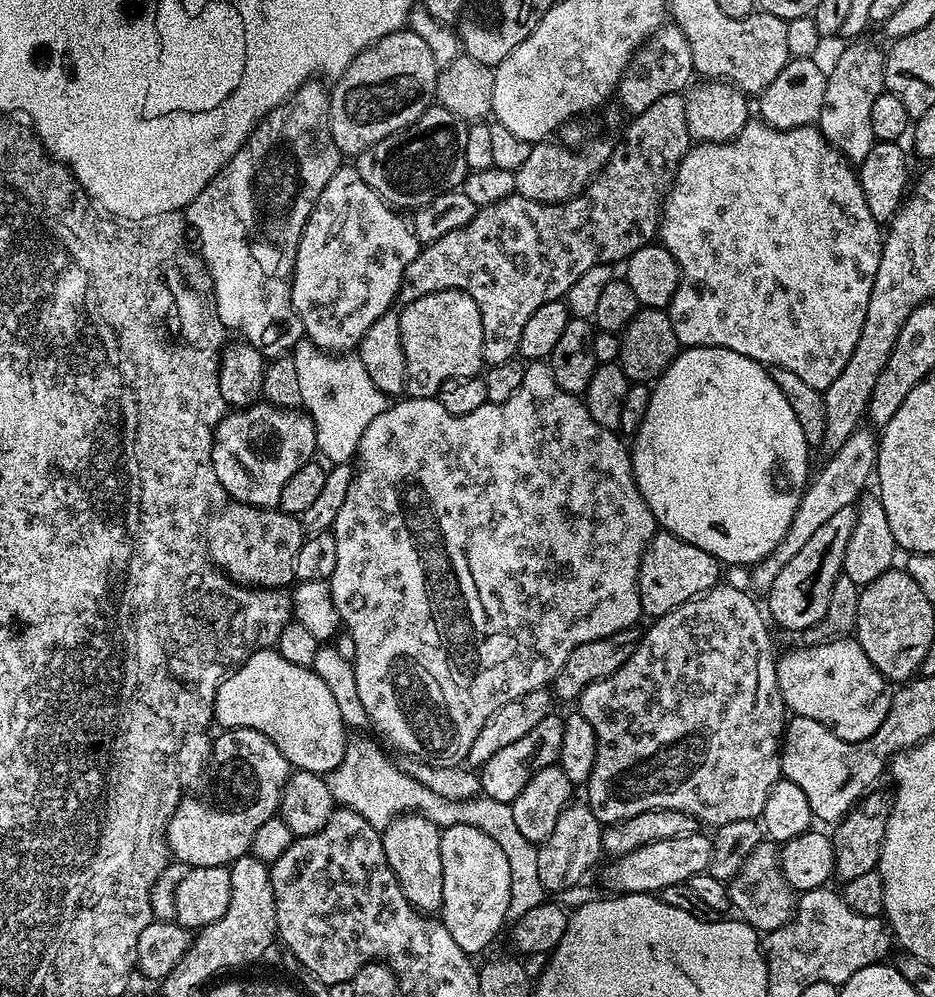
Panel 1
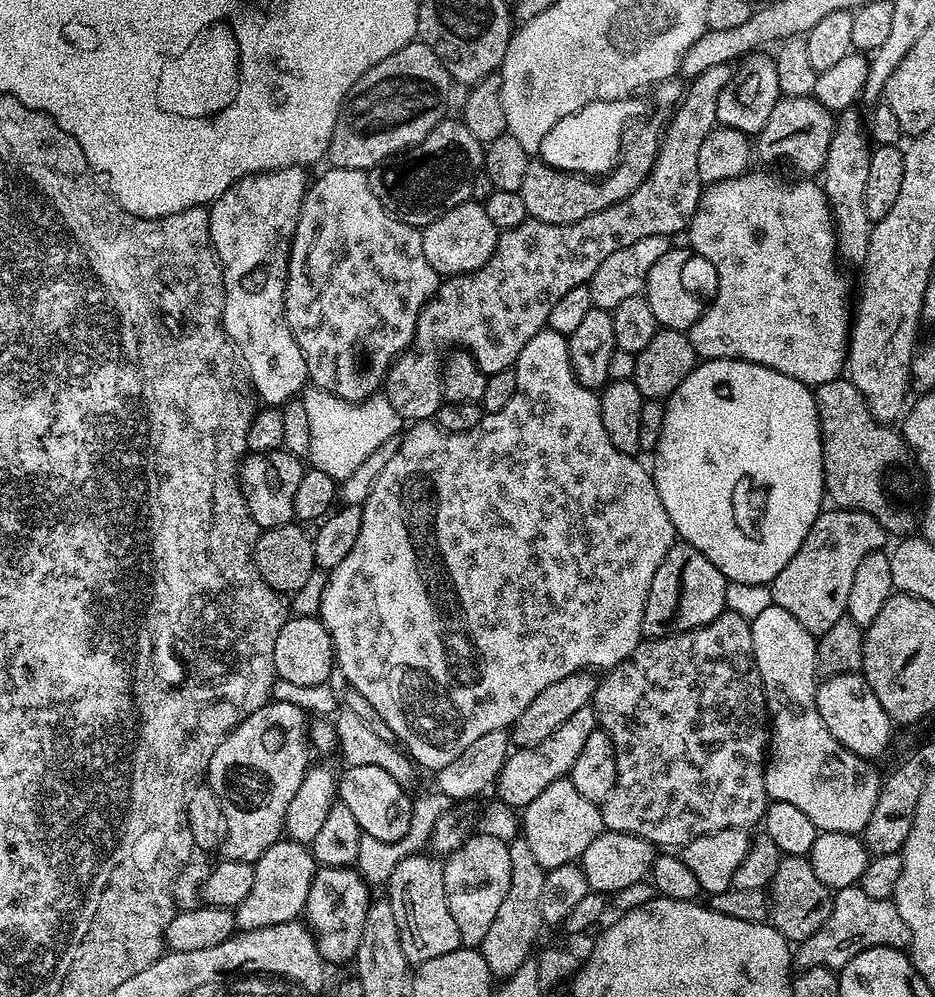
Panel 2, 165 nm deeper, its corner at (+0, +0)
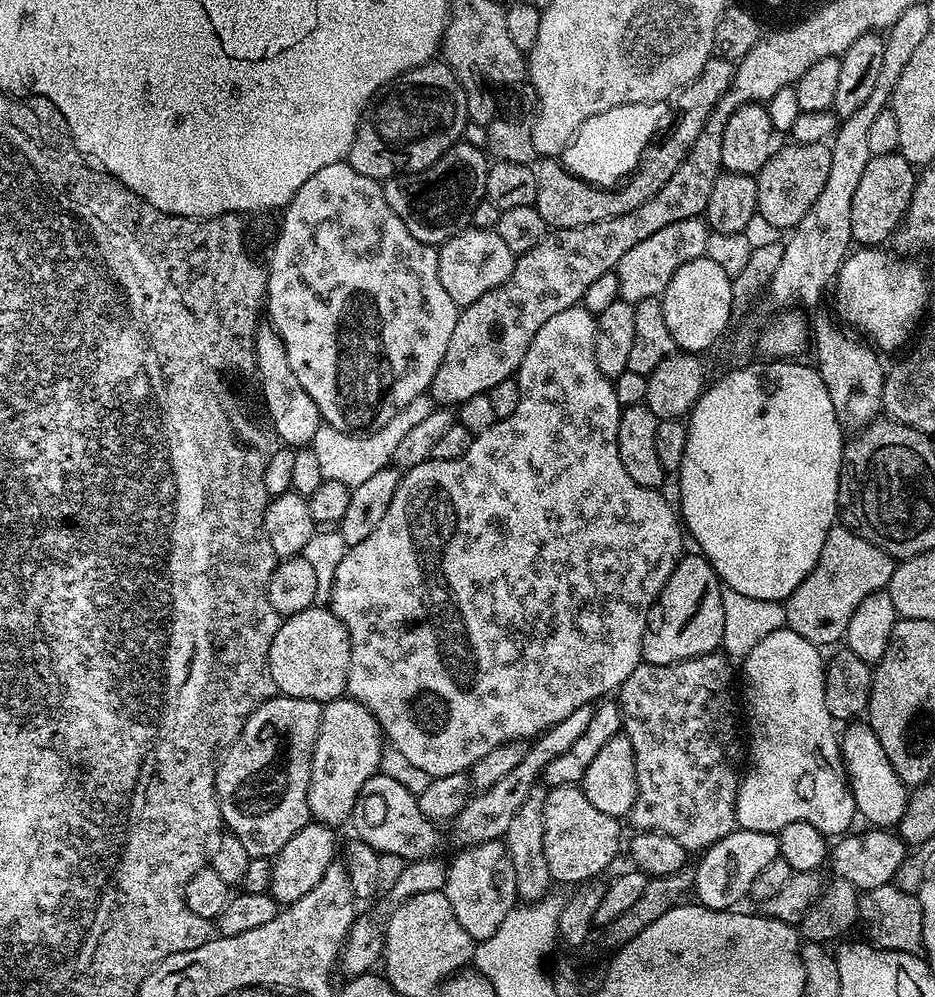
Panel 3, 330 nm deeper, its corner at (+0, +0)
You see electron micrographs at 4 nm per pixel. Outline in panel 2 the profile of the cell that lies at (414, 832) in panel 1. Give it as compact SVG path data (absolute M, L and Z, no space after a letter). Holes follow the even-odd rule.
M415 854L402 858L386 883L386 899L394 906L394 918L402 938L402 954L406 954L412 966L429 962L462 946L454 914L450 914L446 902L443 863L426 855Z

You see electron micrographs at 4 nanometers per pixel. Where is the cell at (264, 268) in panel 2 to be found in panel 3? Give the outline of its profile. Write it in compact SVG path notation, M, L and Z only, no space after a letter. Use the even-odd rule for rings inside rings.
M264 322L256 330L256 372L260 375L260 392L264 395L264 405L277 441L293 450L311 445L314 434L322 423L314 398L302 390L302 382L294 378L290 362L286 358L286 346L271 323Z

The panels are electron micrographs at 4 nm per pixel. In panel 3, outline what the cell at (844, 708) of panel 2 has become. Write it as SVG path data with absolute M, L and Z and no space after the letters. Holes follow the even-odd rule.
M852 722L845 728L848 729L841 731L838 736L840 757L844 759L844 770L852 787L859 819L869 820L869 825L885 830L899 825L902 814L906 814L909 785L904 784L898 774L894 774L894 766L890 766L890 758L886 758L886 750L882 750L878 734L874 734L868 723Z

